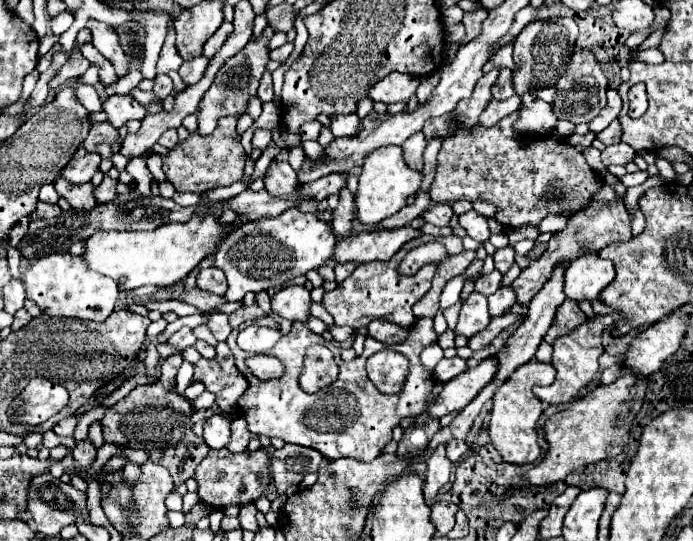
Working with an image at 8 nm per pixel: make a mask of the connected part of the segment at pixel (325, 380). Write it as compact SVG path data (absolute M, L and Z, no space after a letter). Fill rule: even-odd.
M314 345L306 351L304 369L300 373L300 385L304 391L314 393L336 381L338 365L334 363L334 355L324 345Z

